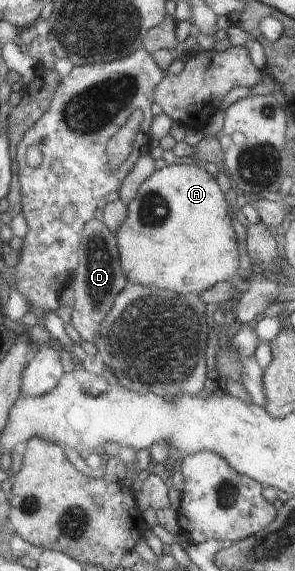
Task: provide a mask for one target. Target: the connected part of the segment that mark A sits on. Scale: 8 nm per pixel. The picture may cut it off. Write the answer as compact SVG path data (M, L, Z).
M183 160L180 163L172 163L167 167L160 170L155 169L150 178L146 178L136 196L127 204L128 214L126 220L118 226L115 235L117 238L119 253L120 253L120 266L126 274L126 280L134 279L136 284L146 284L146 286L154 287L160 290L170 290L180 294L201 294L205 290L212 289L218 282L226 282L232 279L232 274L238 272L238 242L236 242L236 232L234 232L234 226L232 226L232 220L228 216L228 204L226 204L226 198L224 198L224 192L220 190L220 186L216 184L214 180L215 176L210 176L206 170L198 168L198 164L189 160Z

